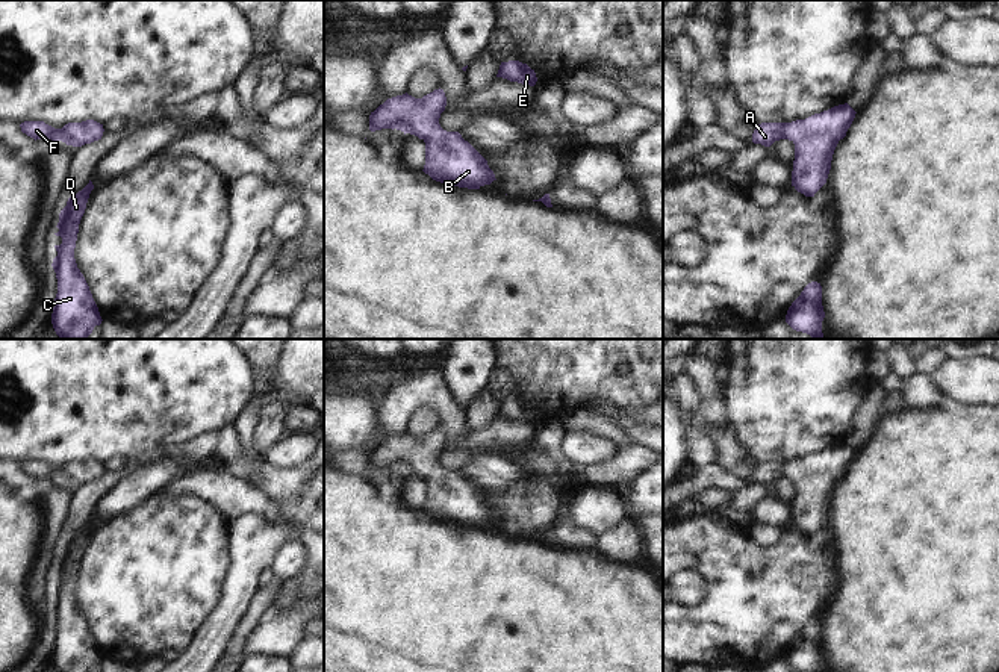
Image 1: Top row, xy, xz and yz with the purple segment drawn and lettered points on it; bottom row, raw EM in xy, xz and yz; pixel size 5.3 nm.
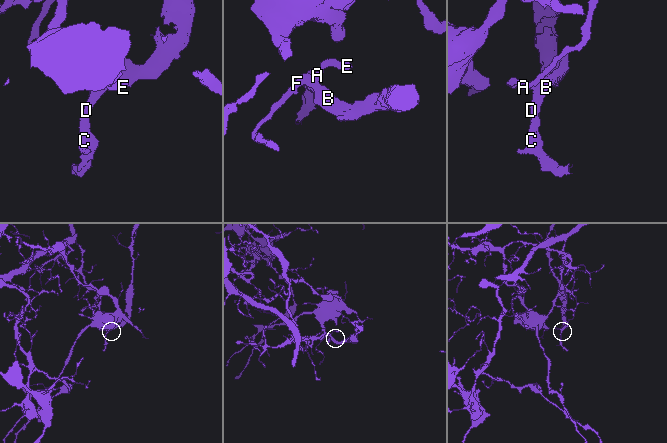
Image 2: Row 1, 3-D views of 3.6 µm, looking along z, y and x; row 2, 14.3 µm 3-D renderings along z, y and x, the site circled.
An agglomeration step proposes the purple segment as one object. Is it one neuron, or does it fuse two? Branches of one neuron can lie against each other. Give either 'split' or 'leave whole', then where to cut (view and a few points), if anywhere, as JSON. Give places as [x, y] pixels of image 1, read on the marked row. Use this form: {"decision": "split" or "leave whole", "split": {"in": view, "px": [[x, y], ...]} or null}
{"decision": "leave whole", "split": null}

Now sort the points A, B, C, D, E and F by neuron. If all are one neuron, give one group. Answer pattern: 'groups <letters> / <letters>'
groups A B C D E F

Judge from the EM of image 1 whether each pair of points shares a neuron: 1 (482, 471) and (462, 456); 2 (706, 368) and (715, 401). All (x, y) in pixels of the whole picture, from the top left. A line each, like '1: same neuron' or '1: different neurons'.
1: different neurons
2: same neuron

